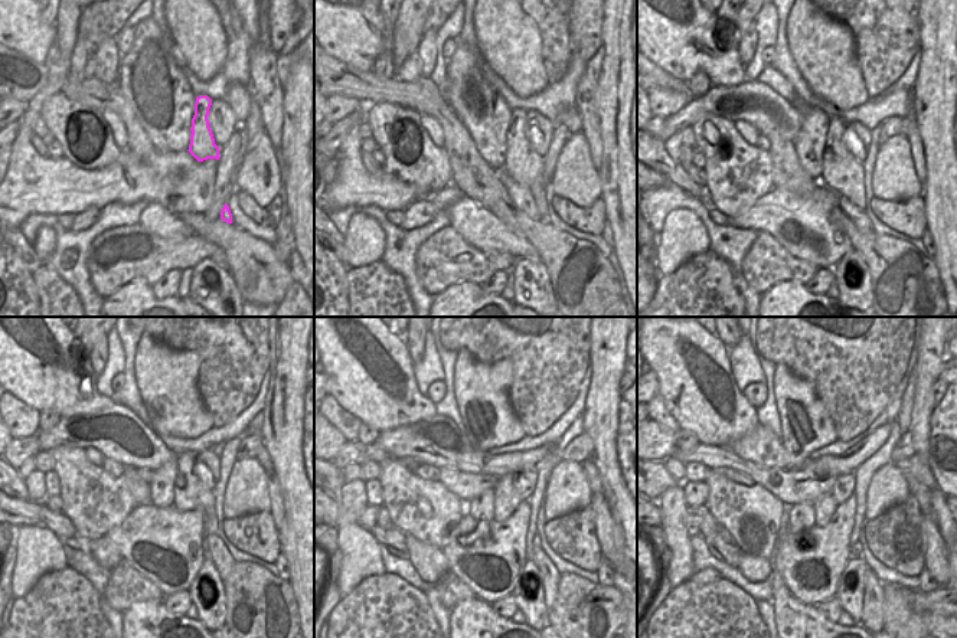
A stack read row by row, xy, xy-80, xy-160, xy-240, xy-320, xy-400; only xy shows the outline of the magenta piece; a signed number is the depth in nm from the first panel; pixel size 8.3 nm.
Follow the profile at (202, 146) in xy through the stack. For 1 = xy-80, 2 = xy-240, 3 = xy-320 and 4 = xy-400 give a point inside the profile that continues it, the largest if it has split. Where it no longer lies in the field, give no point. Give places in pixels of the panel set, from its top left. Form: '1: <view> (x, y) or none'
1: xy-80 (523, 164)
2: xy-240 (190, 493)
3: xy-320 (506, 499)
4: xy-400 (825, 506)

